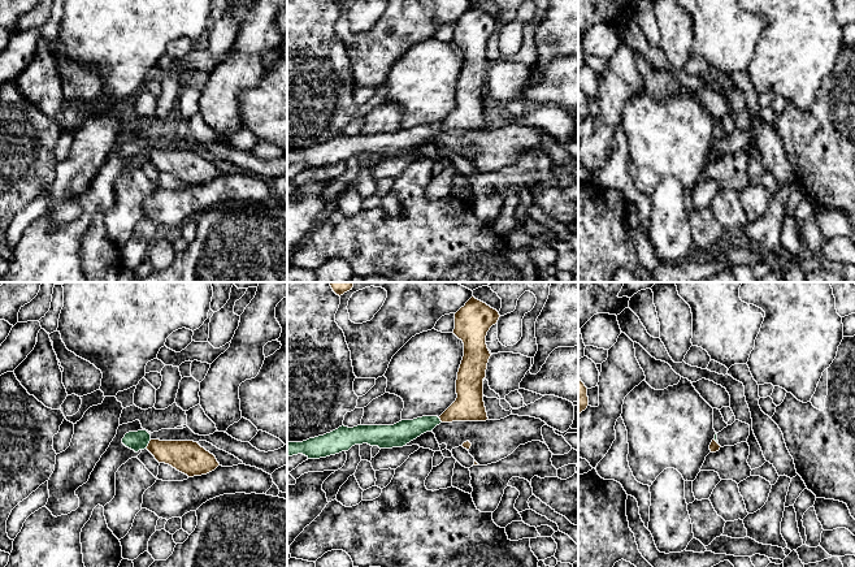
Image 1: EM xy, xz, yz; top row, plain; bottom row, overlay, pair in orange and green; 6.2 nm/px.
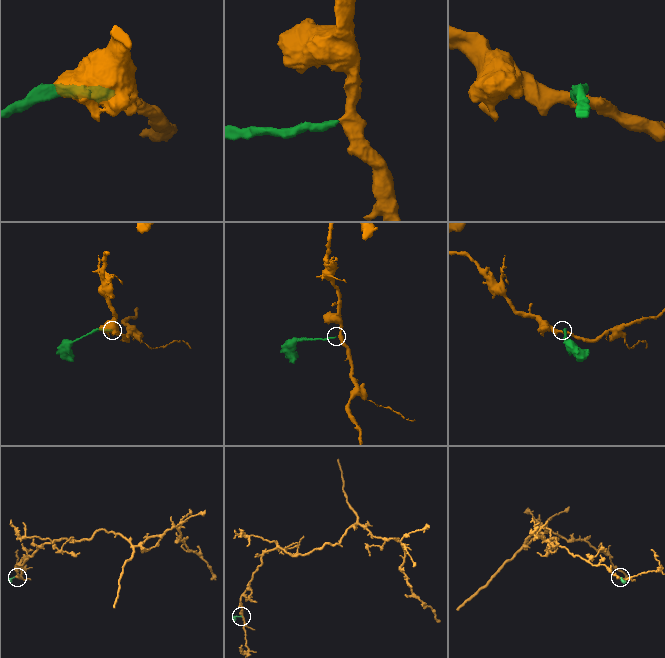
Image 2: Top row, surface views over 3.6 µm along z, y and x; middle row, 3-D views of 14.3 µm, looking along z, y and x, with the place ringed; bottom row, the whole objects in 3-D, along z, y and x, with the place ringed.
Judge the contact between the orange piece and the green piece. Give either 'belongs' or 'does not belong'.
does not belong

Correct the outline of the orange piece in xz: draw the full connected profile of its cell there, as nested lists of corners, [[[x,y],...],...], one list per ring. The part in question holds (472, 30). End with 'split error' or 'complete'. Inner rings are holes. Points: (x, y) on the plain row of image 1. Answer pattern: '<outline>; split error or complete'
[[[472,5],[455,22],[453,43],[464,52],[457,81],[456,109],[439,125],[442,131],[489,129],[483,111],[483,87],[491,65],[486,44],[499,29],[496,18]]]; complete

